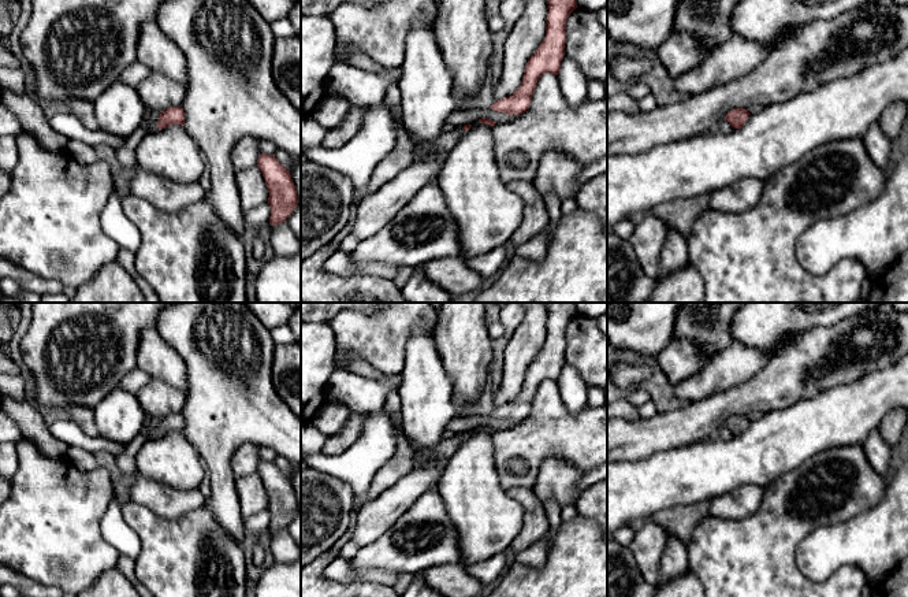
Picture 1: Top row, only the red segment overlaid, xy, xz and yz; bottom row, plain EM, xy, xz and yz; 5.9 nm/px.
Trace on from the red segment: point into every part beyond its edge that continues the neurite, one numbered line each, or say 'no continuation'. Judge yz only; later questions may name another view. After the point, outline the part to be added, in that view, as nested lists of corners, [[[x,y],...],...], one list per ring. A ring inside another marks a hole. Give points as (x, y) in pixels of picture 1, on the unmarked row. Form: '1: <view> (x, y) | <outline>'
no continuation

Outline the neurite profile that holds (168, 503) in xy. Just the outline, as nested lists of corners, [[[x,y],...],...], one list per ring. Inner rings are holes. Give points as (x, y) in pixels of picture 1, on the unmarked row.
[[[135,471],[130,501],[142,505],[165,519],[181,519],[206,501],[198,489],[178,490],[156,481],[148,479]]]

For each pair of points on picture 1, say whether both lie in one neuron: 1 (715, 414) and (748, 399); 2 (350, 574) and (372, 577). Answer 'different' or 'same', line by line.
1: same
2: same

